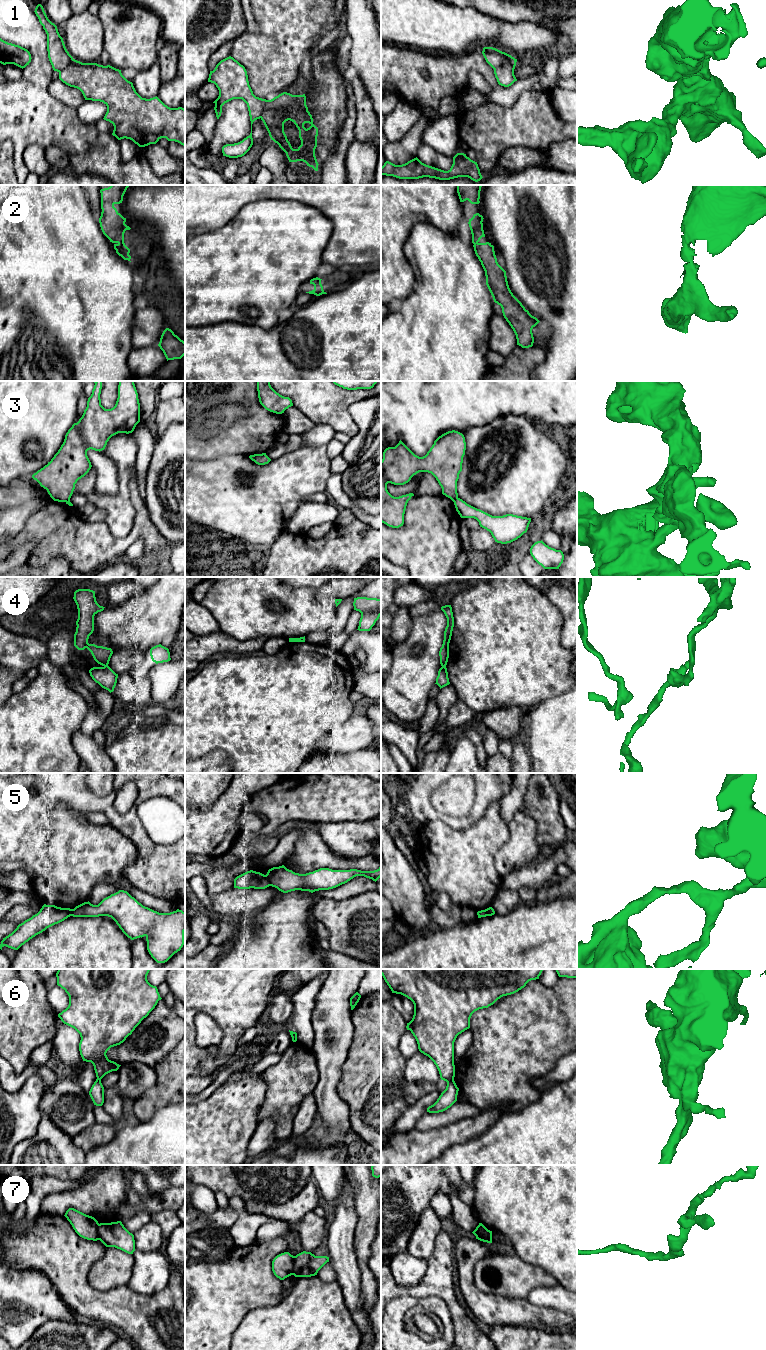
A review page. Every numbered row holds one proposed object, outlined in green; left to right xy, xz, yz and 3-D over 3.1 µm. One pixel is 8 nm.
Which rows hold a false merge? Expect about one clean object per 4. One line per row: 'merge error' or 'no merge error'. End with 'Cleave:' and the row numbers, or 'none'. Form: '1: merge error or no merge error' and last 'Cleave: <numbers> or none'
1: merge error
2: no merge error
3: merge error
4: merge error
5: merge error
6: merge error
7: merge error
Cleave: 1, 3, 4, 5, 6, 7

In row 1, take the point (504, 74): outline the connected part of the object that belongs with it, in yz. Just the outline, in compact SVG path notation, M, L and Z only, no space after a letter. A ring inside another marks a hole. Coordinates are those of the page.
M510 60L507 64L501 65L494 69L494 74L499 85L509 87L517 81L514 75L516 62L517 61Z

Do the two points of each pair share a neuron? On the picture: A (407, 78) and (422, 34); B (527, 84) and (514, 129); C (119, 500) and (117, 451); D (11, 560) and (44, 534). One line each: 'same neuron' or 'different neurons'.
A: different neurons
B: different neurons
C: same neuron
D: different neurons

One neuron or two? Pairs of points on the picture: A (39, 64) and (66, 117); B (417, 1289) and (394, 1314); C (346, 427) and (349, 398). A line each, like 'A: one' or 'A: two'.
A: one
B: two
C: one

